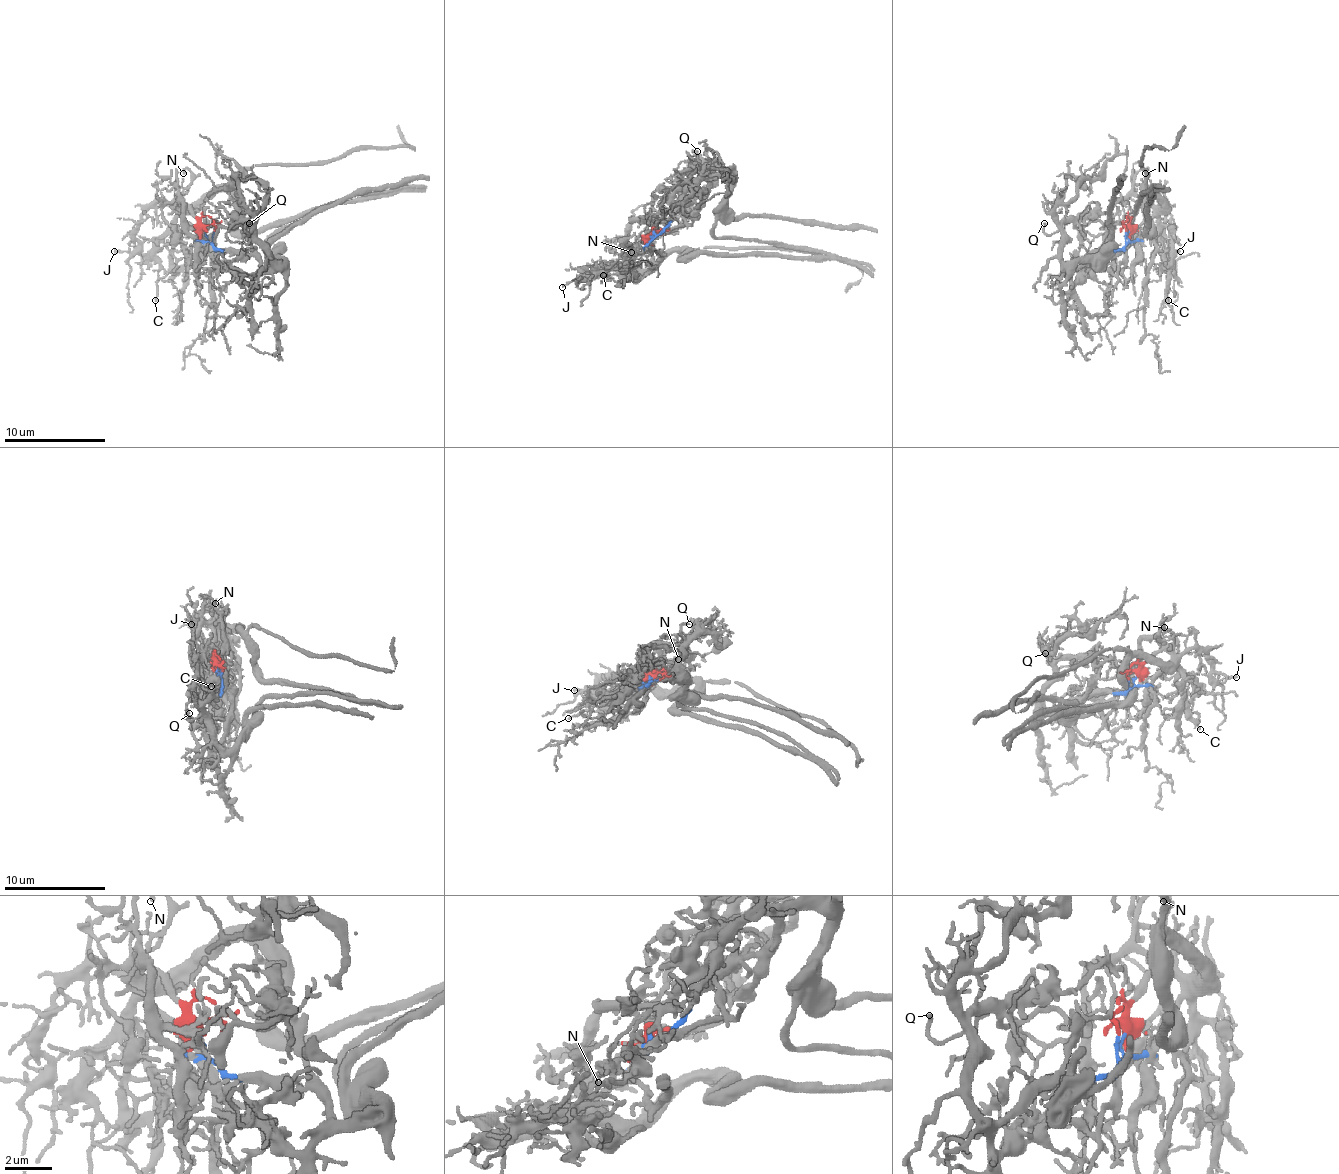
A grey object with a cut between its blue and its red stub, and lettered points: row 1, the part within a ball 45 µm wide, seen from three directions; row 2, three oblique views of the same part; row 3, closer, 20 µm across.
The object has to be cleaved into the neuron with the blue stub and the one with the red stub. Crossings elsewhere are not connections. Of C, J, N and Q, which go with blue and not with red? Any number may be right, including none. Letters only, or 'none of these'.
Q

